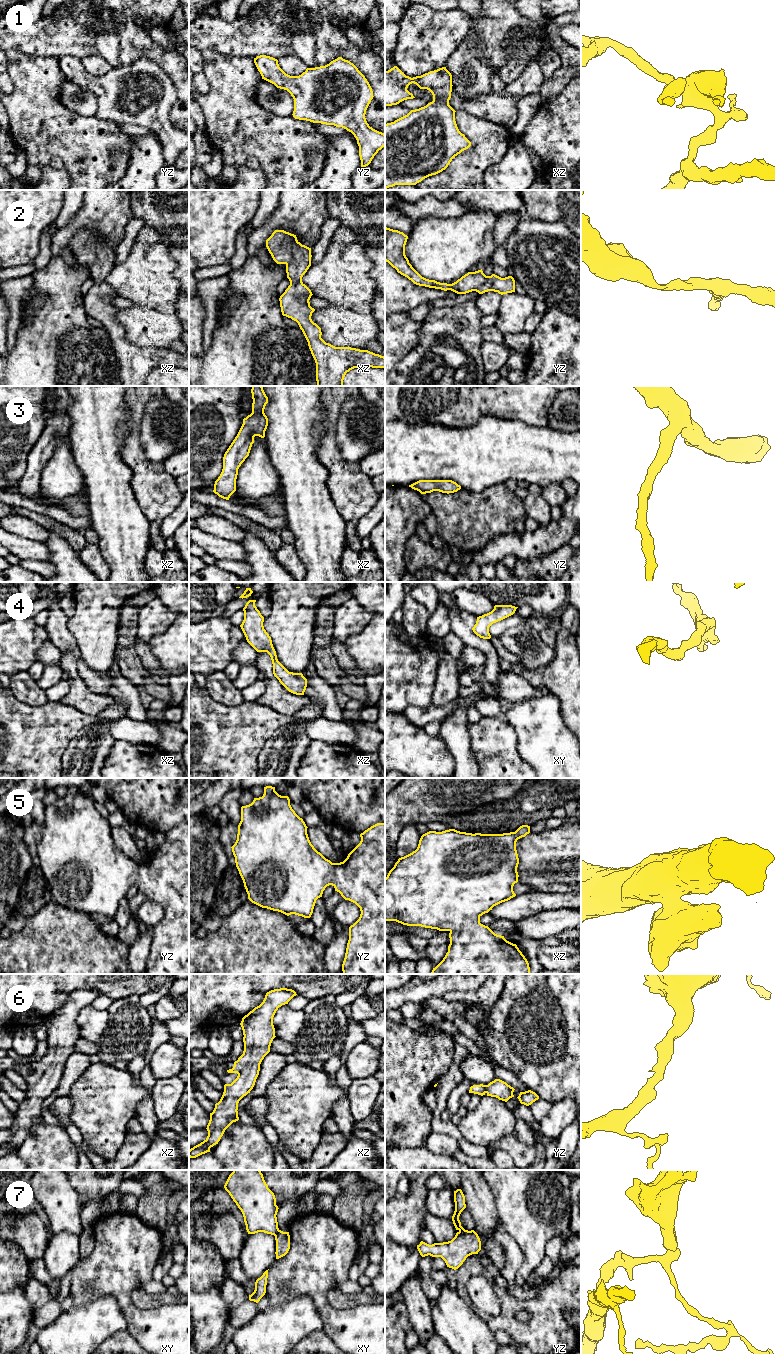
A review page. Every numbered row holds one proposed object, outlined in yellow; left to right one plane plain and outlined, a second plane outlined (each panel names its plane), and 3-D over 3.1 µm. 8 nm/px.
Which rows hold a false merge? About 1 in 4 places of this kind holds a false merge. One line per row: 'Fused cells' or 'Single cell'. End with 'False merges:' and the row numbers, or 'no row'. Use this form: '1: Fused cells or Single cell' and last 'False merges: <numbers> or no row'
1: Single cell
2: Single cell
3: Single cell
4: Single cell
5: Single cell
6: Single cell
7: Fused cells
False merges: 7

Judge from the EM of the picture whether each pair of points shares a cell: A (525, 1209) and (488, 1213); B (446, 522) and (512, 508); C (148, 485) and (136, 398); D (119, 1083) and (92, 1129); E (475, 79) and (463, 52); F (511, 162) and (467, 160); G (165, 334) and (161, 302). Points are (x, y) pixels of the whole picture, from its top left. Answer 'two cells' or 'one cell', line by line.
A: two cells
B: one cell
C: one cell
D: one cell
E: one cell
F: two cells
G: two cells

